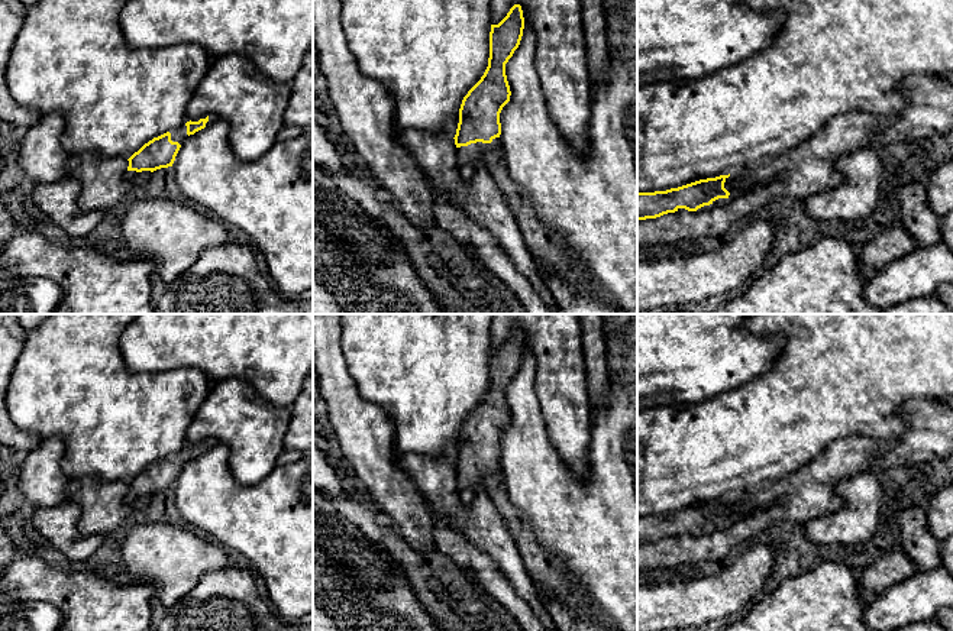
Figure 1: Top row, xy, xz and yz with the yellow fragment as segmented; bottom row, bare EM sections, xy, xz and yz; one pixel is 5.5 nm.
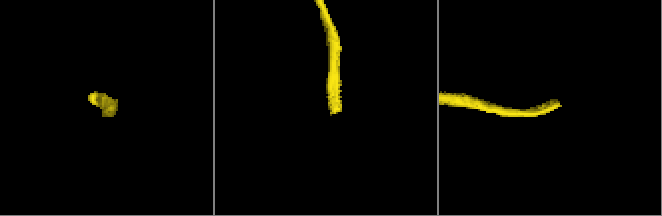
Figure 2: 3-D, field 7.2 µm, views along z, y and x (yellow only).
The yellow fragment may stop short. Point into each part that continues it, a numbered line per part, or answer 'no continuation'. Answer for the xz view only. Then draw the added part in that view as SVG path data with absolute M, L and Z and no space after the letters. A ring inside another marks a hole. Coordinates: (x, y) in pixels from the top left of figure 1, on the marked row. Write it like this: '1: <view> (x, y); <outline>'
1: xz (467, 157); M500 137L492 139L491 143L476 142L456 148L456 164L463 174L463 181L469 181L472 178L474 165L476 162L485 164L487 153L492 148L500 148Z

